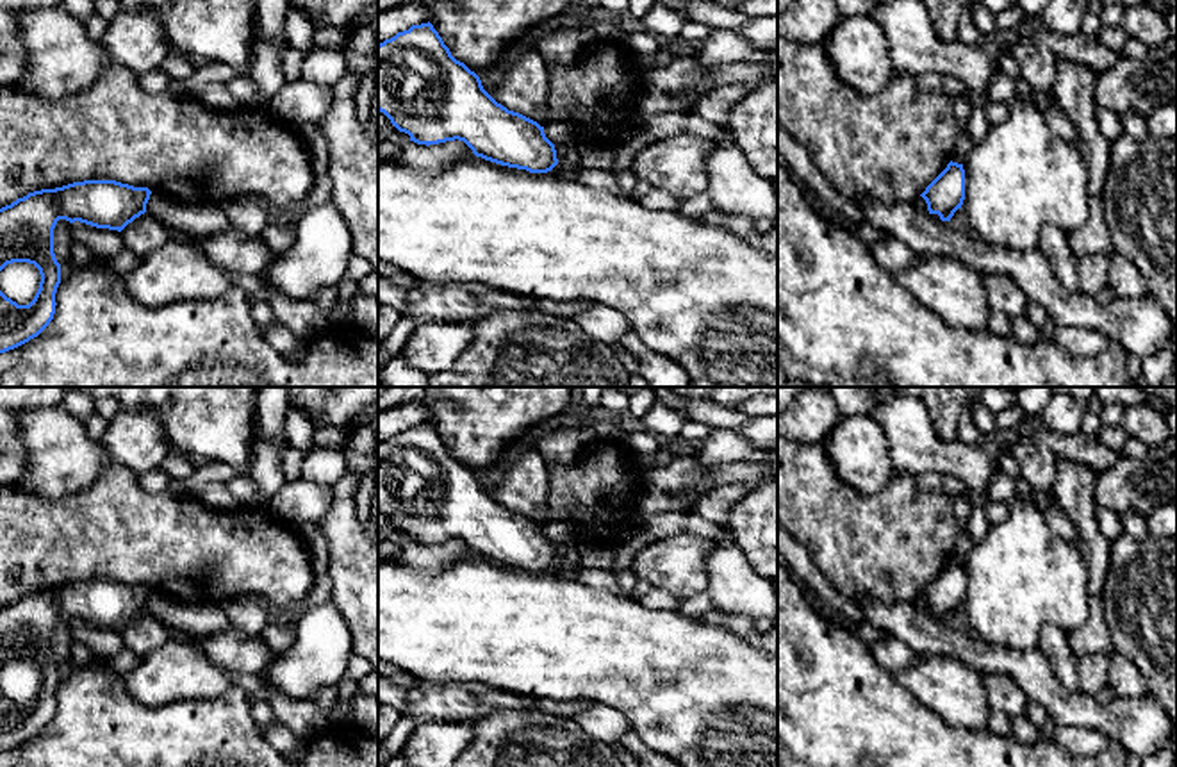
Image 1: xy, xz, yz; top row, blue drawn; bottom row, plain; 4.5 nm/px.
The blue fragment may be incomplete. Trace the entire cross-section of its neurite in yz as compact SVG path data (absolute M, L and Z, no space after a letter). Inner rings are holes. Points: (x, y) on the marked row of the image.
M951 161L920 196L926 200L929 214L938 214L942 221L951 221L965 200L963 164Z

